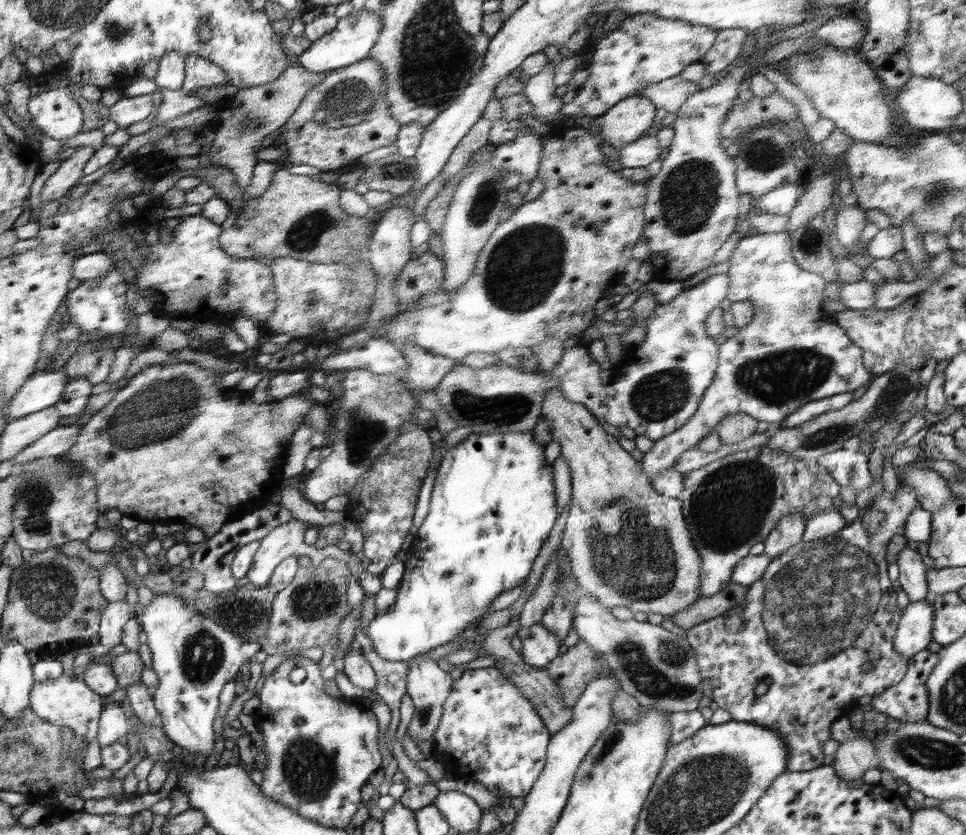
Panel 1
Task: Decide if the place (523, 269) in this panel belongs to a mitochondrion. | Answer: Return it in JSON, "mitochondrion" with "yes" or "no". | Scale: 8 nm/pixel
{"mitochondrion":"yes"}

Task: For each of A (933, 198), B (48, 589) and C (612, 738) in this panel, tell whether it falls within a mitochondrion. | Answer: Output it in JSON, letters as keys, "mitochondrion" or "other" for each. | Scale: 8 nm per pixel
{"A":"mitochondrion","B":"mitochondrion","C":"mitochondrion"}

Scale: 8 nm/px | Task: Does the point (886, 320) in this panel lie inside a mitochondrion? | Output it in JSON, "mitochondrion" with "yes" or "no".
{"mitochondrion":"no"}

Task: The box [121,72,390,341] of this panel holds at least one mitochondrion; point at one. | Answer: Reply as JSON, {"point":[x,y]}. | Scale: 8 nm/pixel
{"point":[346,102]}

